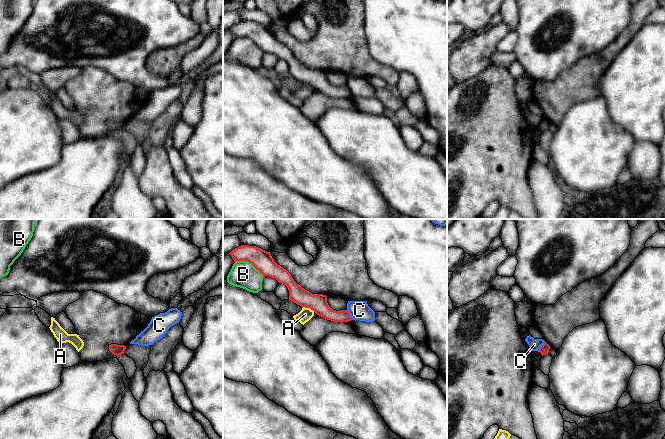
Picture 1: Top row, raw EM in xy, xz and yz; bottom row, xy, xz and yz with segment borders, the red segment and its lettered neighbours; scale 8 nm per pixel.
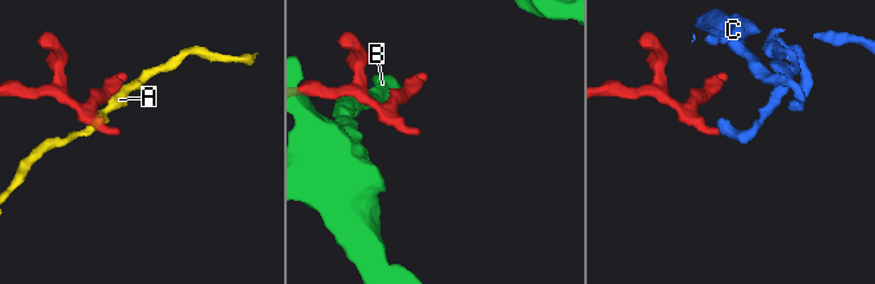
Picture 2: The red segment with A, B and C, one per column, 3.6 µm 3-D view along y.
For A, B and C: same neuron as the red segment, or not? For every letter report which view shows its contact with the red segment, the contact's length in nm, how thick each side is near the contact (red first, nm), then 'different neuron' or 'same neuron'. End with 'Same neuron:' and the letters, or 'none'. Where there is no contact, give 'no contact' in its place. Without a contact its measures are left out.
A: xz | 110 nm | 140/100 nm | different neuron
B: xz | 260 nm | 160/220 nm | different neuron
C: xz | 90 nm | 130/160 nm | different neuron
Same neuron: none

